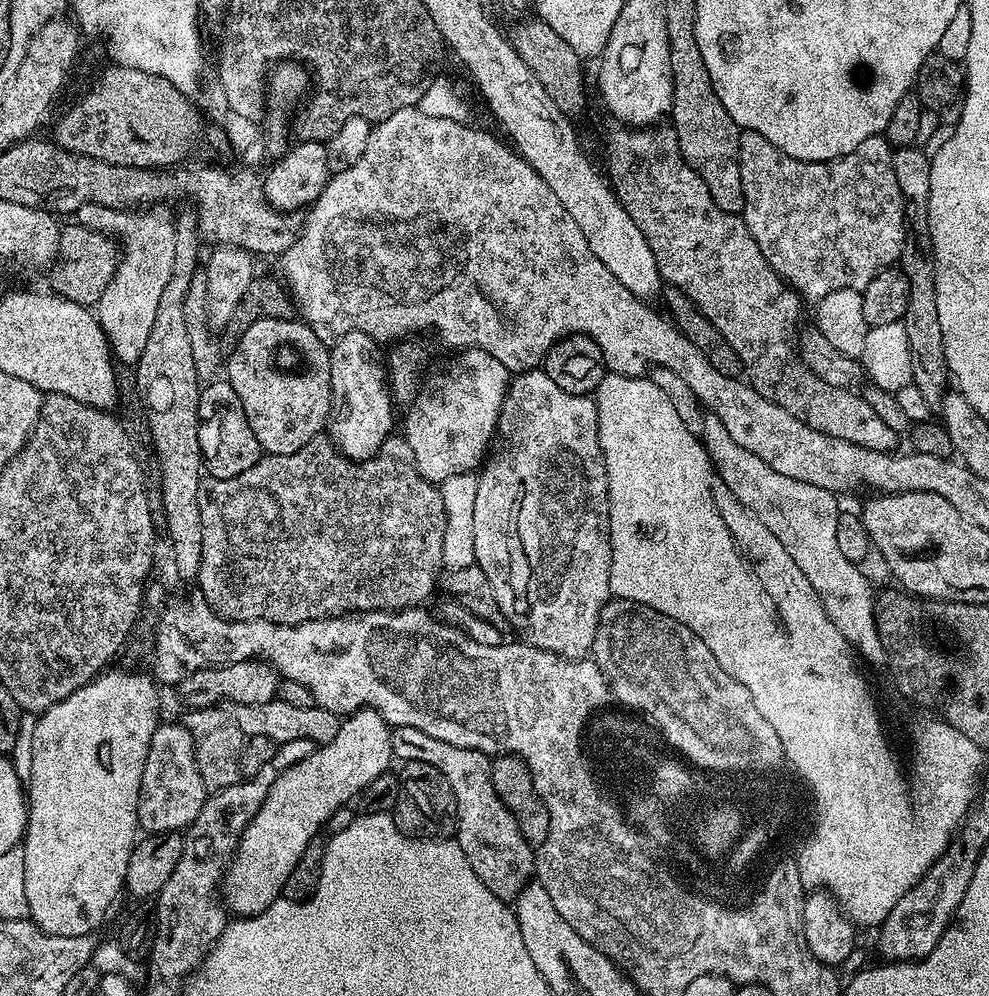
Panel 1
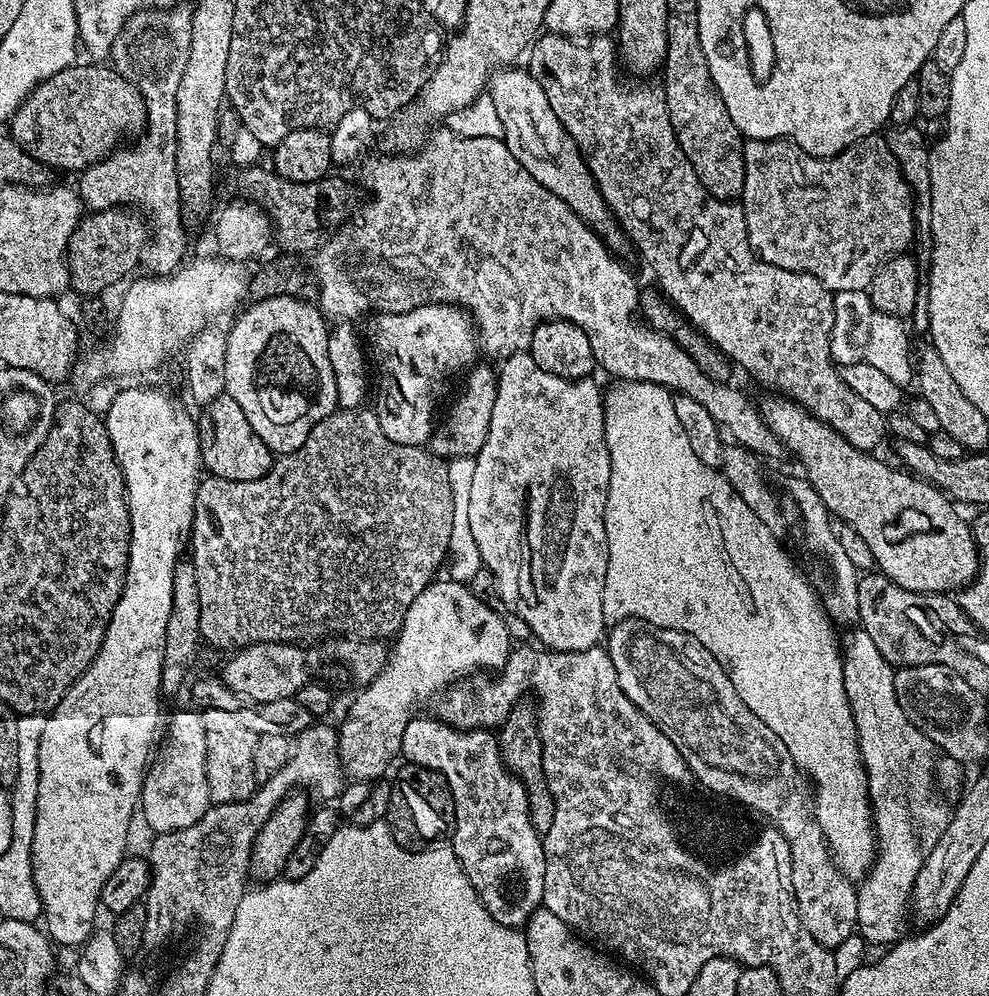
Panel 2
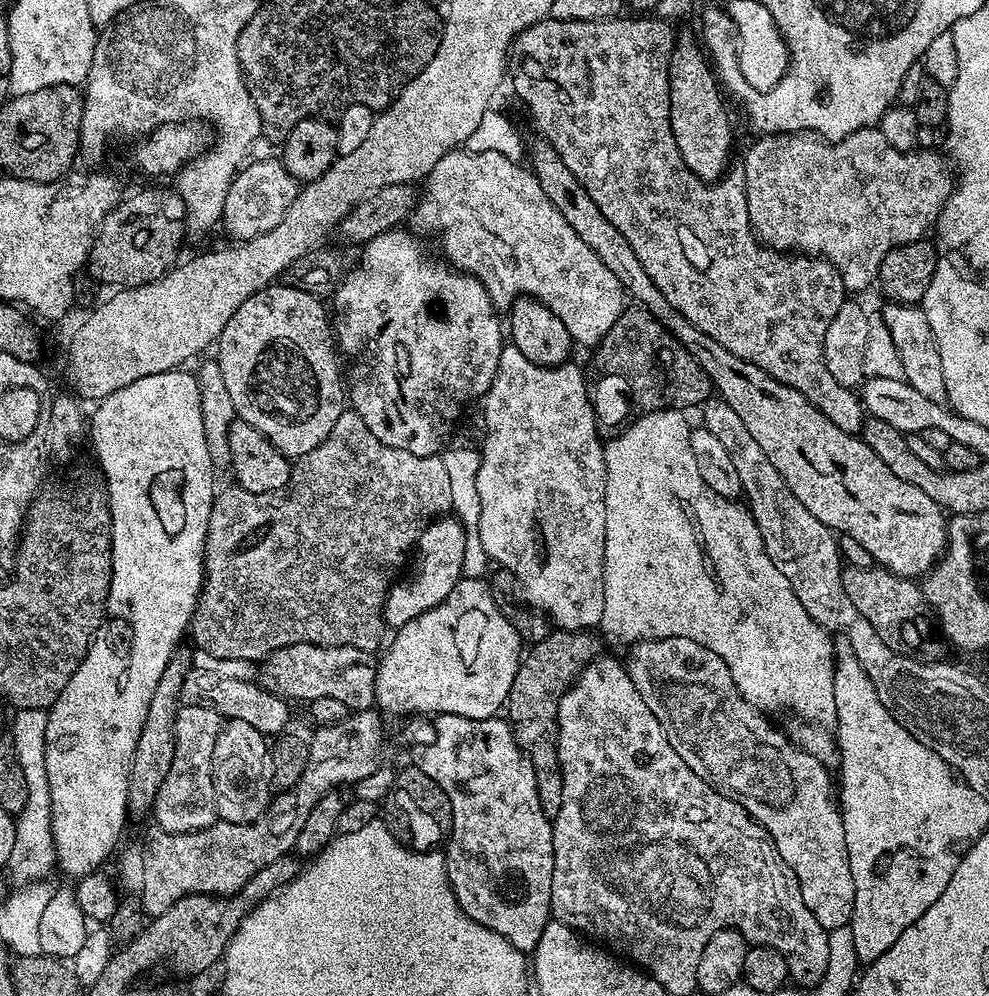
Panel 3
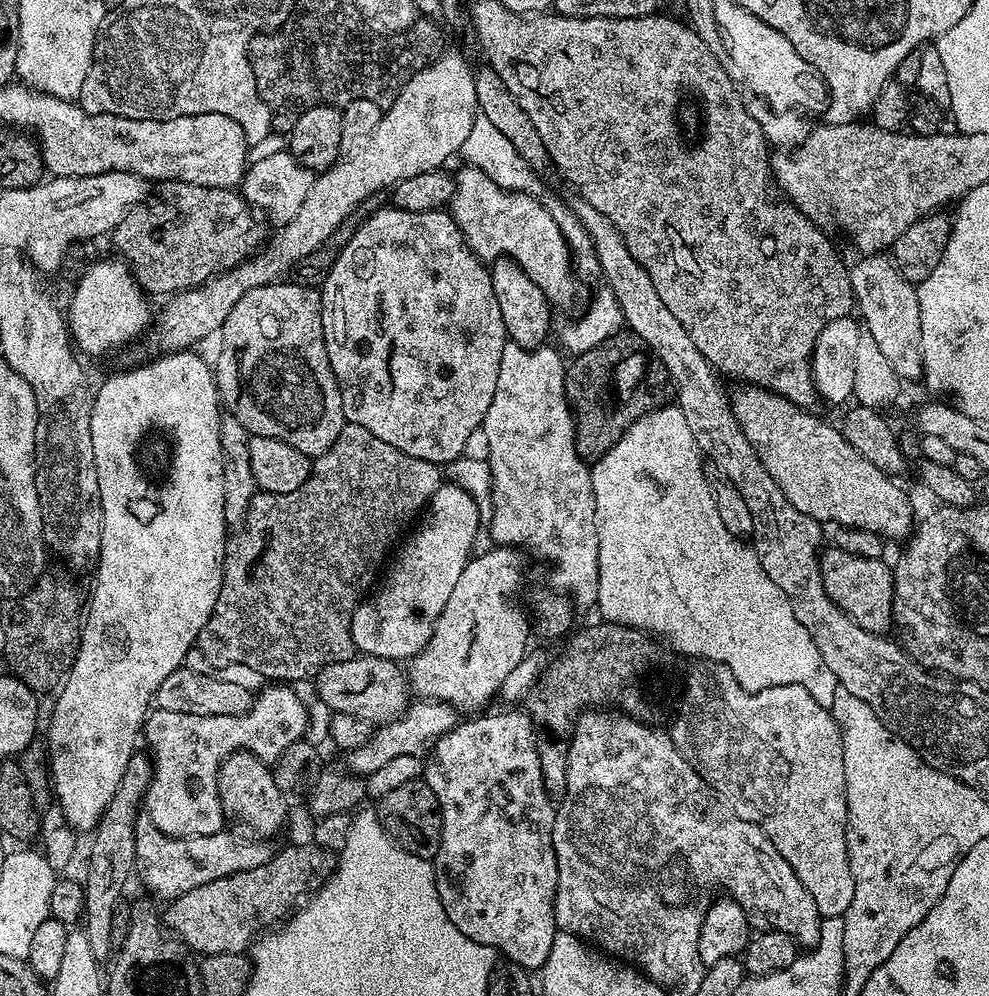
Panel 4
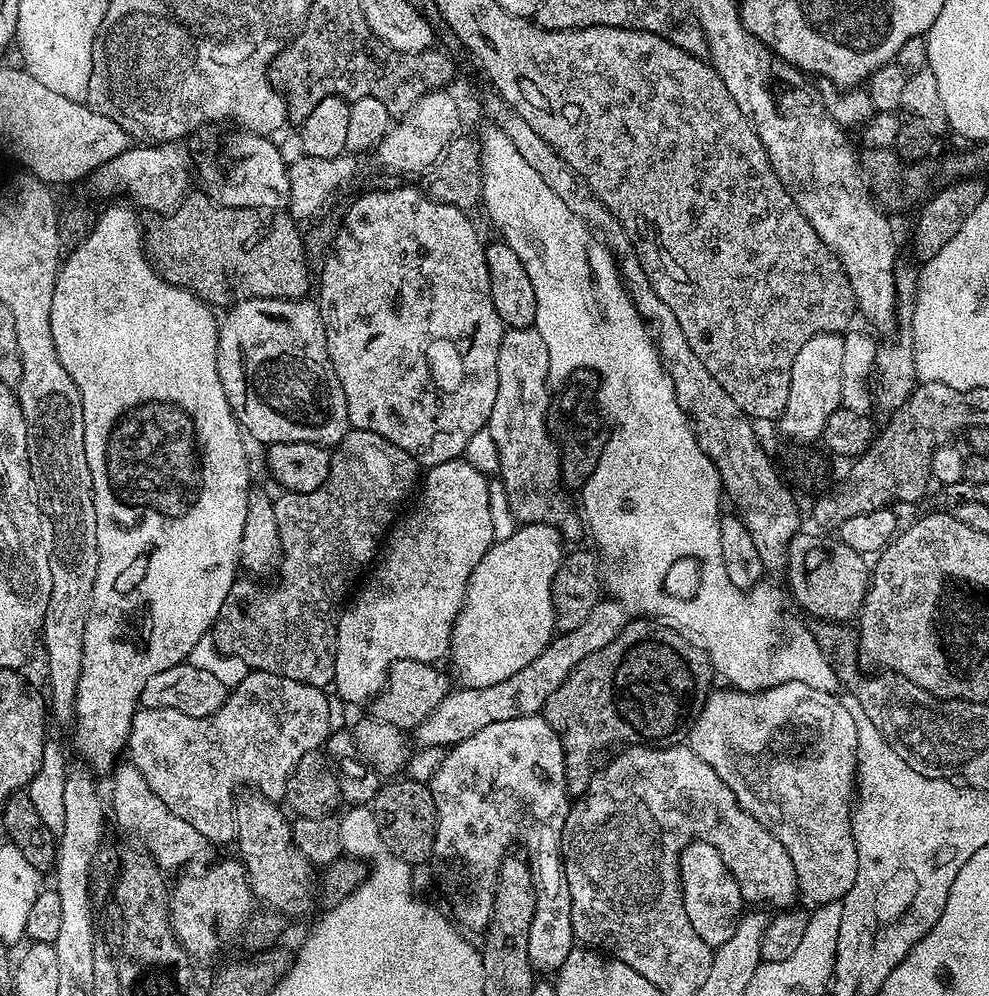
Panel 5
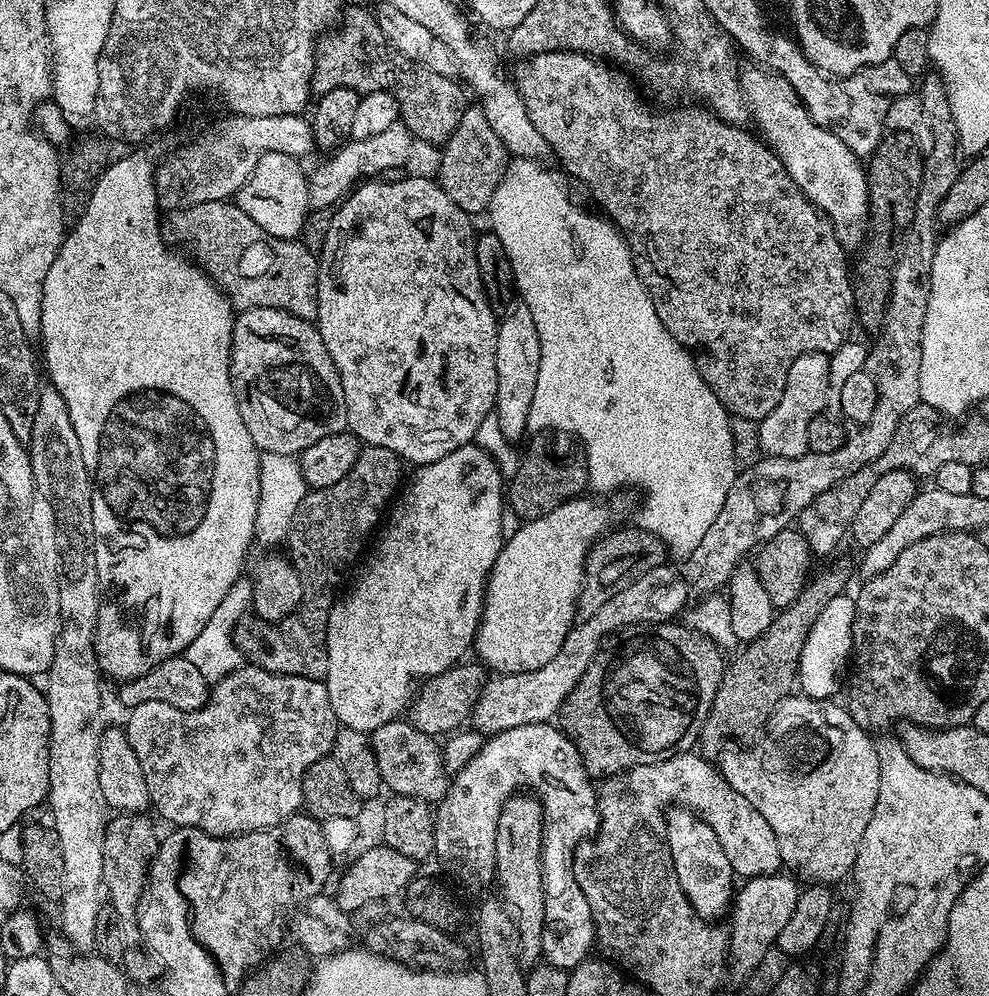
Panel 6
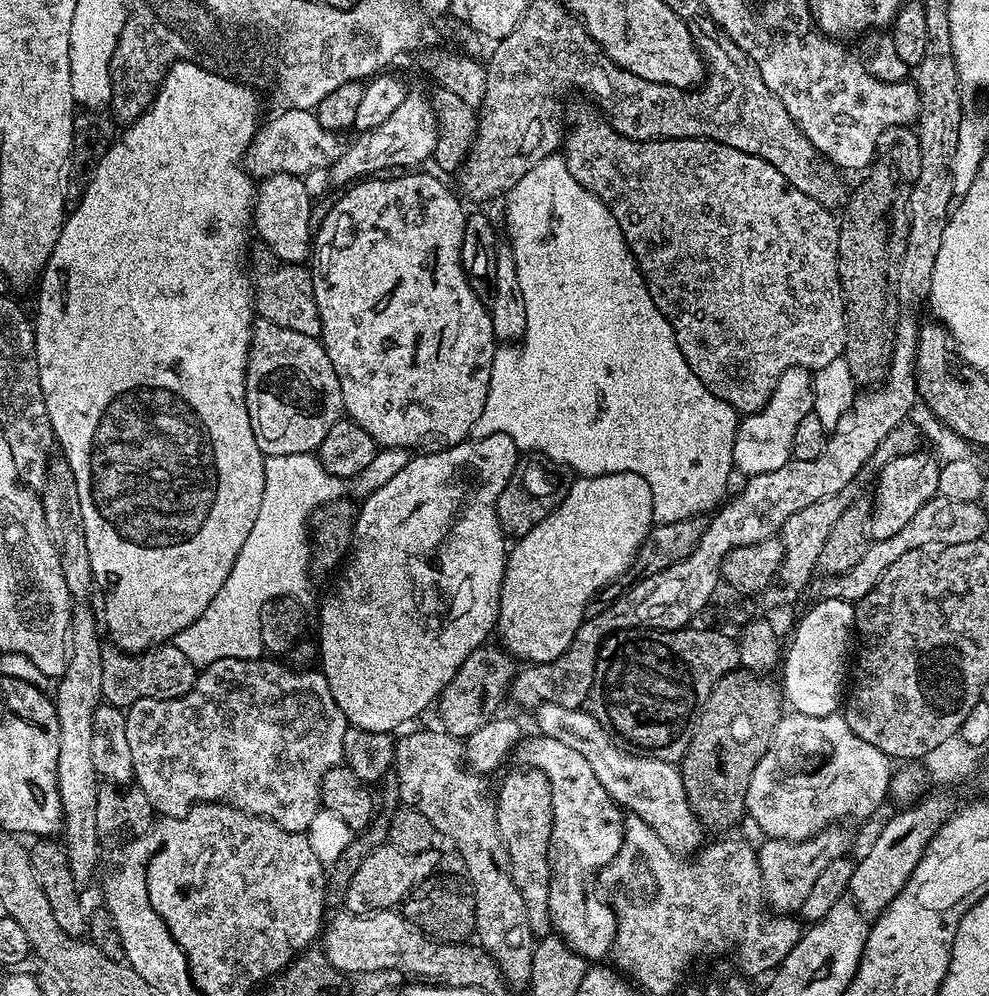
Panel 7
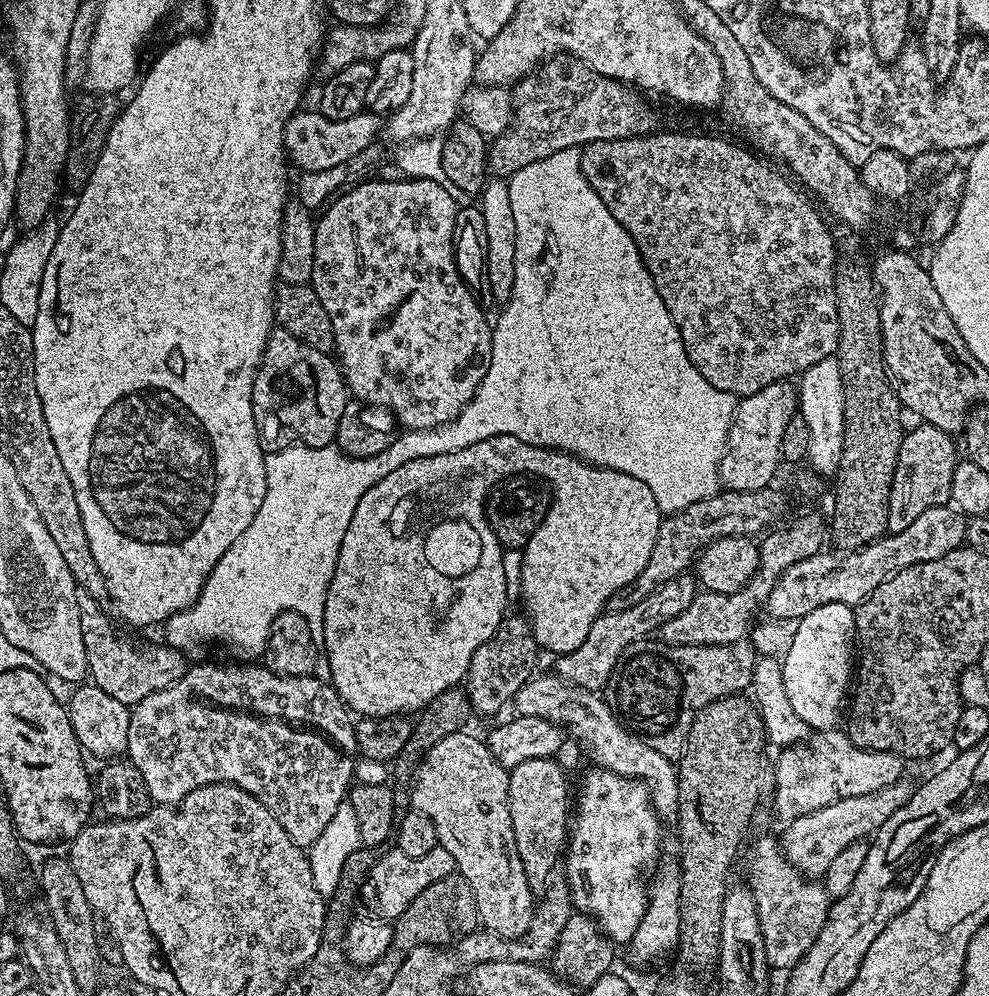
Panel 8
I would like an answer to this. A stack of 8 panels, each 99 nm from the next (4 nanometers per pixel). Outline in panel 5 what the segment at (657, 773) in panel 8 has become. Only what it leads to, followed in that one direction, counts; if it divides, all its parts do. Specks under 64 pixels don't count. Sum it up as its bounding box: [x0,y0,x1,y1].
[680,840,745,950]

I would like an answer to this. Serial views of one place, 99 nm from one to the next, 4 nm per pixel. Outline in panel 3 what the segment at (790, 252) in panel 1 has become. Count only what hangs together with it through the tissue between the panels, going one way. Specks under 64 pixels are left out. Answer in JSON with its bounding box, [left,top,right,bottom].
[742,127,954,293]

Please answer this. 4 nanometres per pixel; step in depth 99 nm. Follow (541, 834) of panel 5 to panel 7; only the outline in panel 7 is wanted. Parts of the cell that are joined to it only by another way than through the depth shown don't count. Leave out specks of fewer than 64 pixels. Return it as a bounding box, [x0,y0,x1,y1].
[514,734,626,962]

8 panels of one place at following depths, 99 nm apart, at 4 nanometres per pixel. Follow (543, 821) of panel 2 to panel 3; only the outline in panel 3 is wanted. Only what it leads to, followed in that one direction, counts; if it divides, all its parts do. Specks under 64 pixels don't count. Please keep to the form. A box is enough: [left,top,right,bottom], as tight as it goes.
[506,630,601,818]

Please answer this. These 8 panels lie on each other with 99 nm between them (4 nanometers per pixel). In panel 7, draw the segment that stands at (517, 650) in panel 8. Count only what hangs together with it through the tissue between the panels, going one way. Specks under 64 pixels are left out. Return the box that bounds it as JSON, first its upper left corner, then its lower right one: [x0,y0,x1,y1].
[434,642,517,738]

